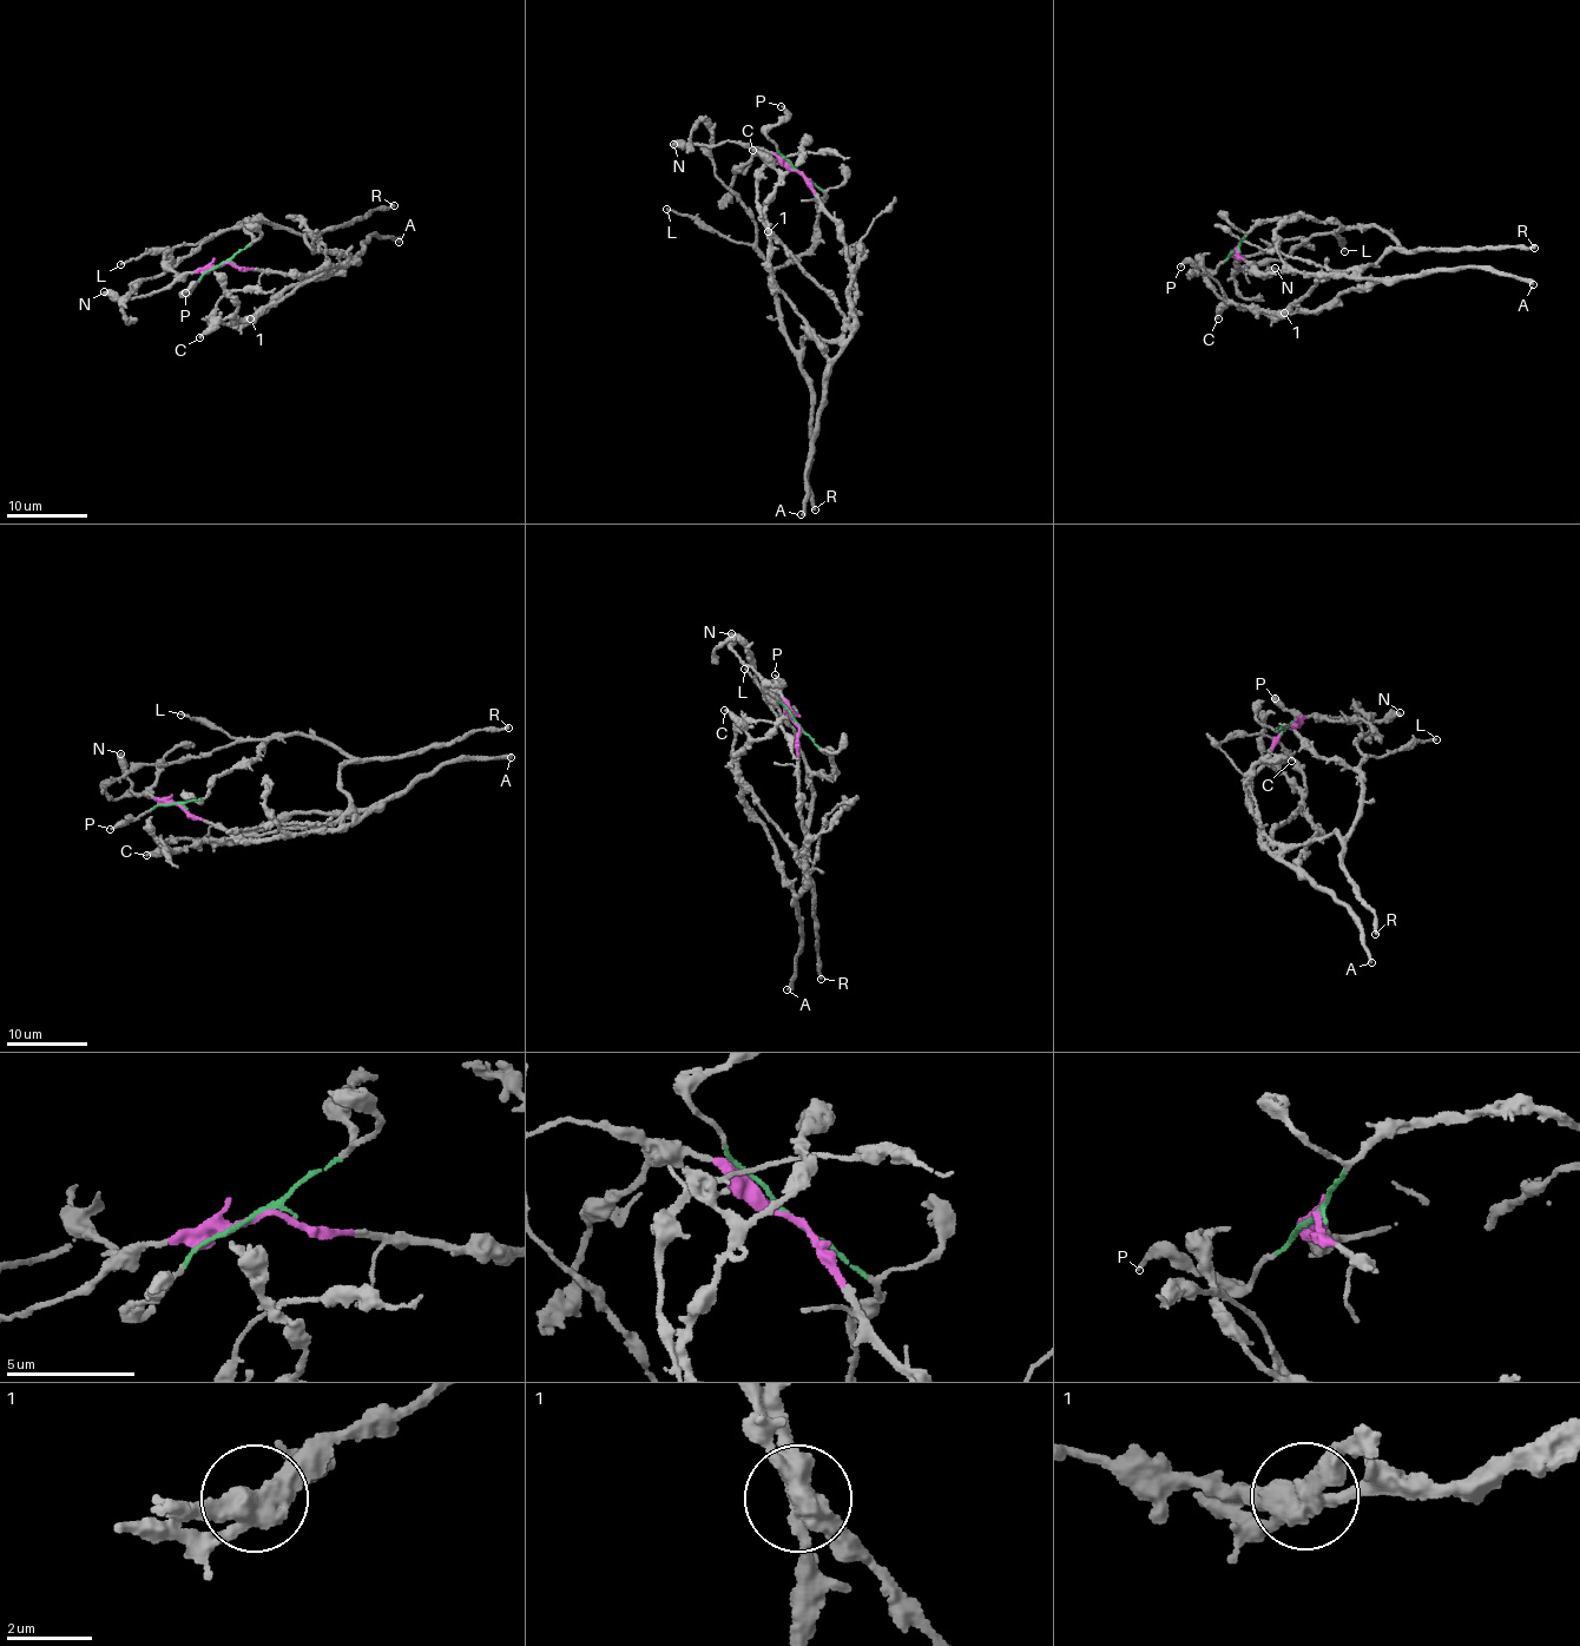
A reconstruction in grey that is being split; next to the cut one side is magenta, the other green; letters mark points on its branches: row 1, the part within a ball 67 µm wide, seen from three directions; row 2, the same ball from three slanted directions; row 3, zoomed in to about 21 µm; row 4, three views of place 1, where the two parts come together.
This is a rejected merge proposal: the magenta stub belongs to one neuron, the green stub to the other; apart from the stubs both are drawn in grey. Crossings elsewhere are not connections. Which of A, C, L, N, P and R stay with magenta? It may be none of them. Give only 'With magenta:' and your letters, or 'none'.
With magenta: A, C, N

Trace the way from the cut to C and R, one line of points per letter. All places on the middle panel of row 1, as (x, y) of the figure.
C: (797, 171), (835, 221), (846, 247), (853, 333), (831, 359), (775, 283), (764, 203), (778, 173), (751, 150)
R: (797, 171), (825, 196), (817, 239), (771, 277), (779, 330), (809, 386), (807, 487), (815, 509)

